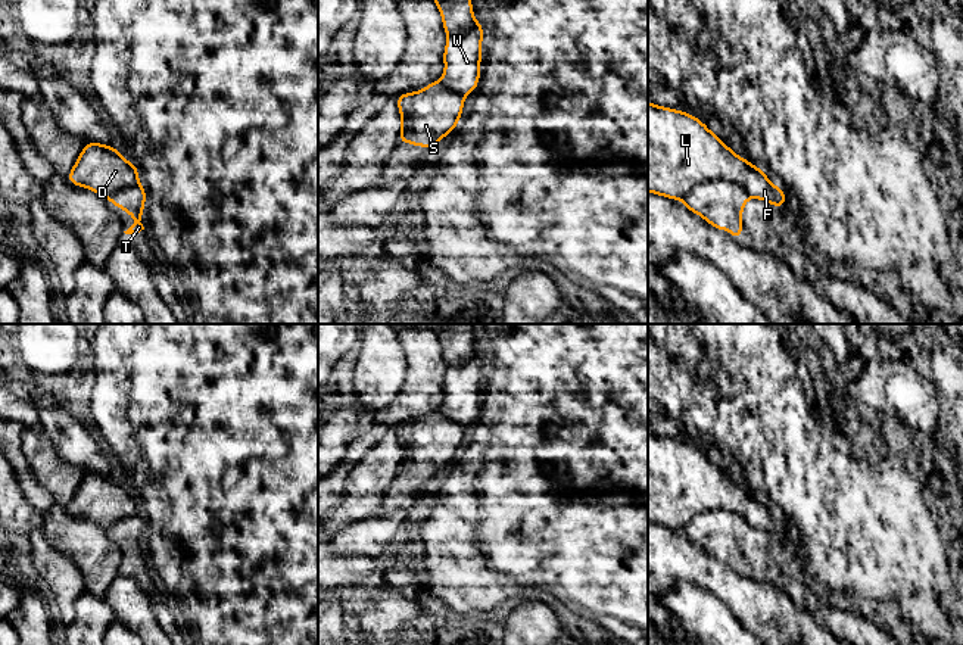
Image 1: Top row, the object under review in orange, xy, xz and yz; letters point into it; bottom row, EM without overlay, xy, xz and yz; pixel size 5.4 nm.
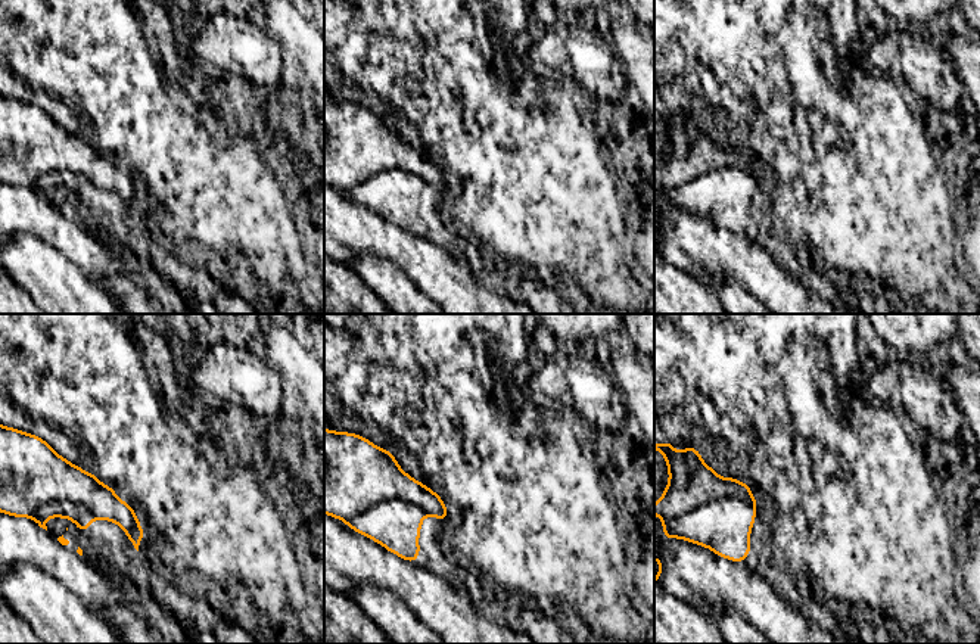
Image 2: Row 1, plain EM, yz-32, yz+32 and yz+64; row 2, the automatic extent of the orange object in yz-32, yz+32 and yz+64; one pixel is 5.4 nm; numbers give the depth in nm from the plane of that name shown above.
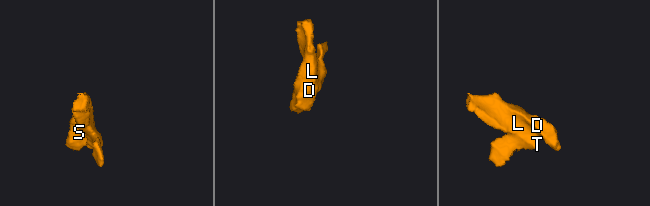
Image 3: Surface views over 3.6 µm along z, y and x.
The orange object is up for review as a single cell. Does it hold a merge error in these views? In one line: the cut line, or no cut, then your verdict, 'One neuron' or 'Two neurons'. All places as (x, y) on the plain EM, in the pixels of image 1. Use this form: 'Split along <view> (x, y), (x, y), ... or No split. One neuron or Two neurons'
Split along yz (748, 526), (736, 514), (722, 510), (704, 510), (682, 529). Two neurons

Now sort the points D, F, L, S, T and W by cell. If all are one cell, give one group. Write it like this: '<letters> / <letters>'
D F L S / T W

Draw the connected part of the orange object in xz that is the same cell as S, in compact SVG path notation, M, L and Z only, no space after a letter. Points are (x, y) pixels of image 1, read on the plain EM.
M442 411L398 426L396 433L402 448L399 471L420 477L436 476L455 459L461 449L464 427L464 423L448 420Z

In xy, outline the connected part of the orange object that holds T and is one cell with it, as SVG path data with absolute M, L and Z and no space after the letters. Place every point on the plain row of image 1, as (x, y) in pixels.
M134 514L131 517L121 518L109 530L137 549L135 554L133 554L127 561L124 561L125 564L140 563L141 560L144 560L140 549L143 548L146 520L141 514Z

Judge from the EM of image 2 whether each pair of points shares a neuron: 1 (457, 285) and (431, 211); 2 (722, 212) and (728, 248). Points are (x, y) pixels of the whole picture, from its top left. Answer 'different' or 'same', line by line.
1: different
2: different

